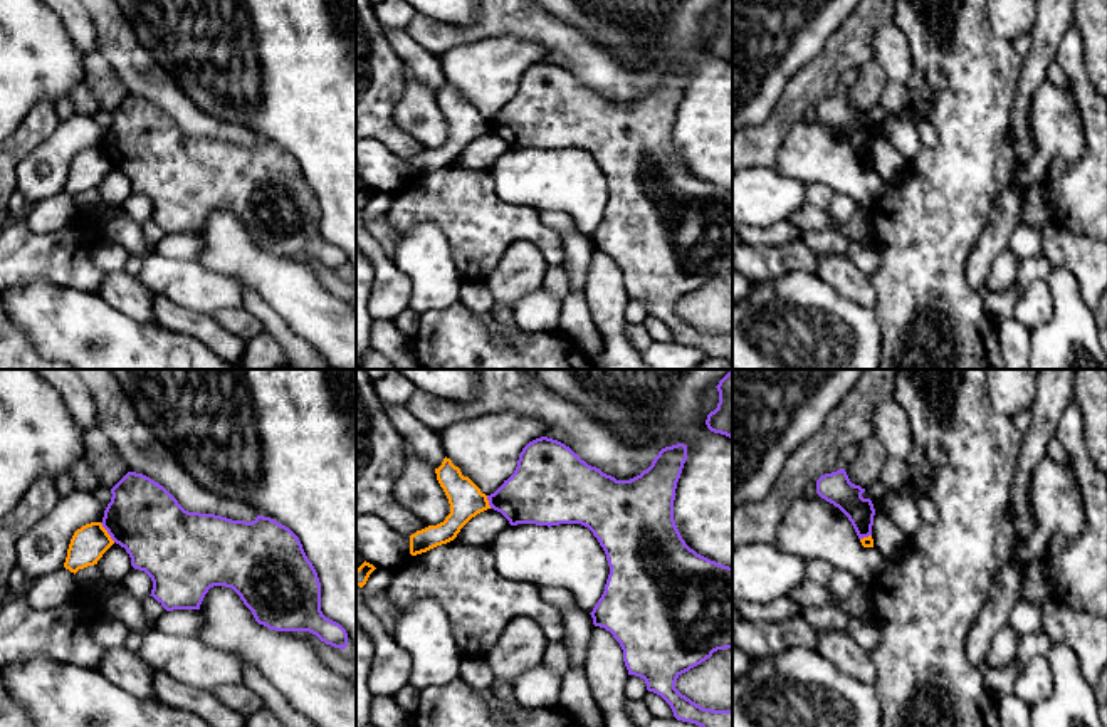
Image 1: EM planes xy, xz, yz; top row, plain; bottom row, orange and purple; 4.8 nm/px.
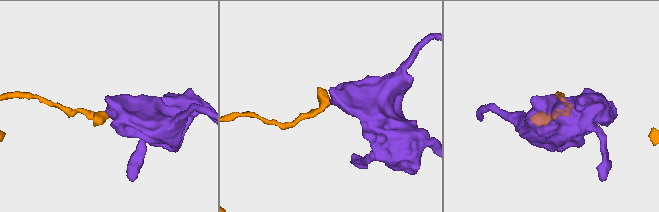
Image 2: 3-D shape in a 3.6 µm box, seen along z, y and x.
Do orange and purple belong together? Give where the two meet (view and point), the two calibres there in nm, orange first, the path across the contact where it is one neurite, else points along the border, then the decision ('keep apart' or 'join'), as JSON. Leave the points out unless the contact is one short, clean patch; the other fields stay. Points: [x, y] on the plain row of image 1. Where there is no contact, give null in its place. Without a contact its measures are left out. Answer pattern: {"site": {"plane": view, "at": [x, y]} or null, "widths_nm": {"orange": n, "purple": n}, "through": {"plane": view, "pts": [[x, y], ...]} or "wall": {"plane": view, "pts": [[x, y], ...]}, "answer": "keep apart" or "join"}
{"site": {"plane": "xy", "at": [106, 156]}, "widths_nm": {"orange": 170, "purple": 340}, "wall": {"plane": "xy", "pts": [[99, 146], [115, 165]]}, "answer": "keep apart"}

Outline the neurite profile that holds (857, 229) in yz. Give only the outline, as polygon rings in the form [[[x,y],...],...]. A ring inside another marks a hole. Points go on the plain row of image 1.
[[[805,203],[800,210],[790,215],[793,225],[801,230],[830,230],[843,235],[848,242],[868,243],[872,238],[872,225],[868,210],[858,208],[857,213],[843,225],[835,225],[830,215],[810,203]]]

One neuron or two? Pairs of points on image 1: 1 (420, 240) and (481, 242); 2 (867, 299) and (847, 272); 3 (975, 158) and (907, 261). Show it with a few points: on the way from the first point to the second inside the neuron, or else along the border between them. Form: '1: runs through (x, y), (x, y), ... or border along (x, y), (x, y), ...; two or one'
1: border along (415, 224), (432, 220), (440, 229), (462, 277); two
2: runs through (862, 292), (849, 279); one
3: runs through (956, 183), (924, 224), (924, 235); one

